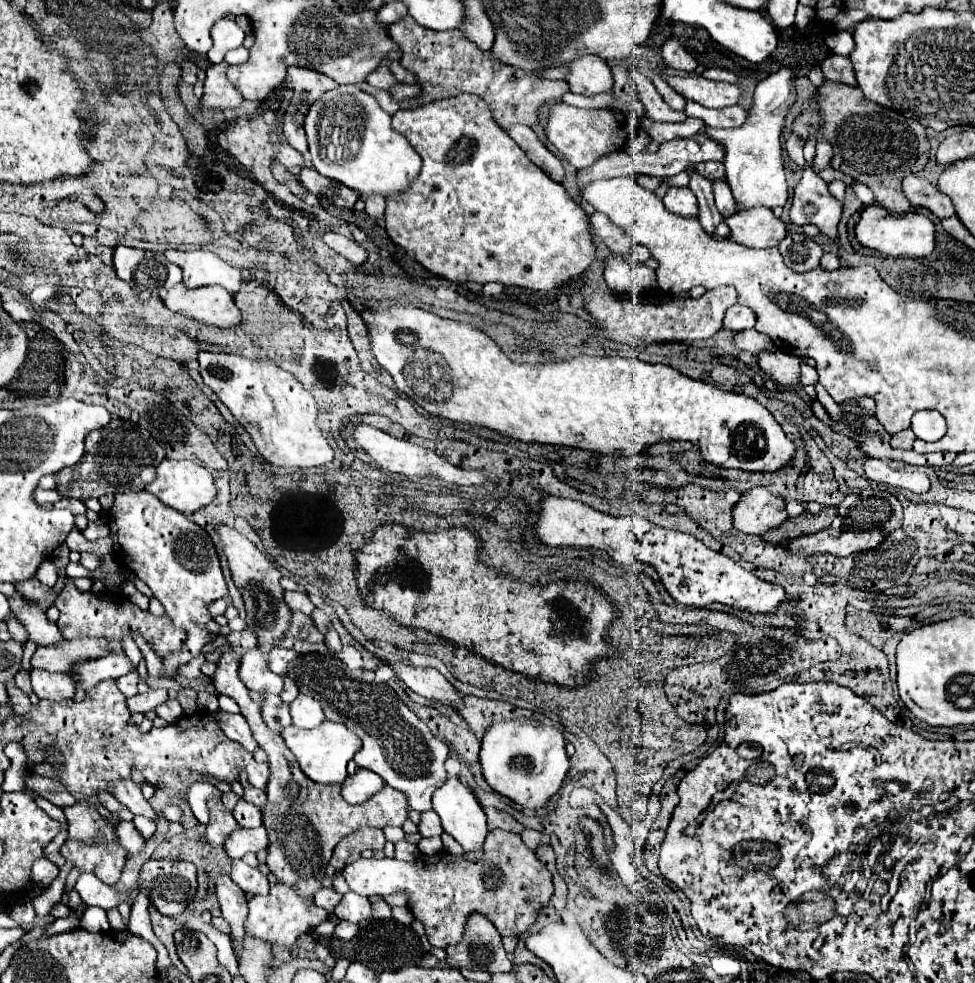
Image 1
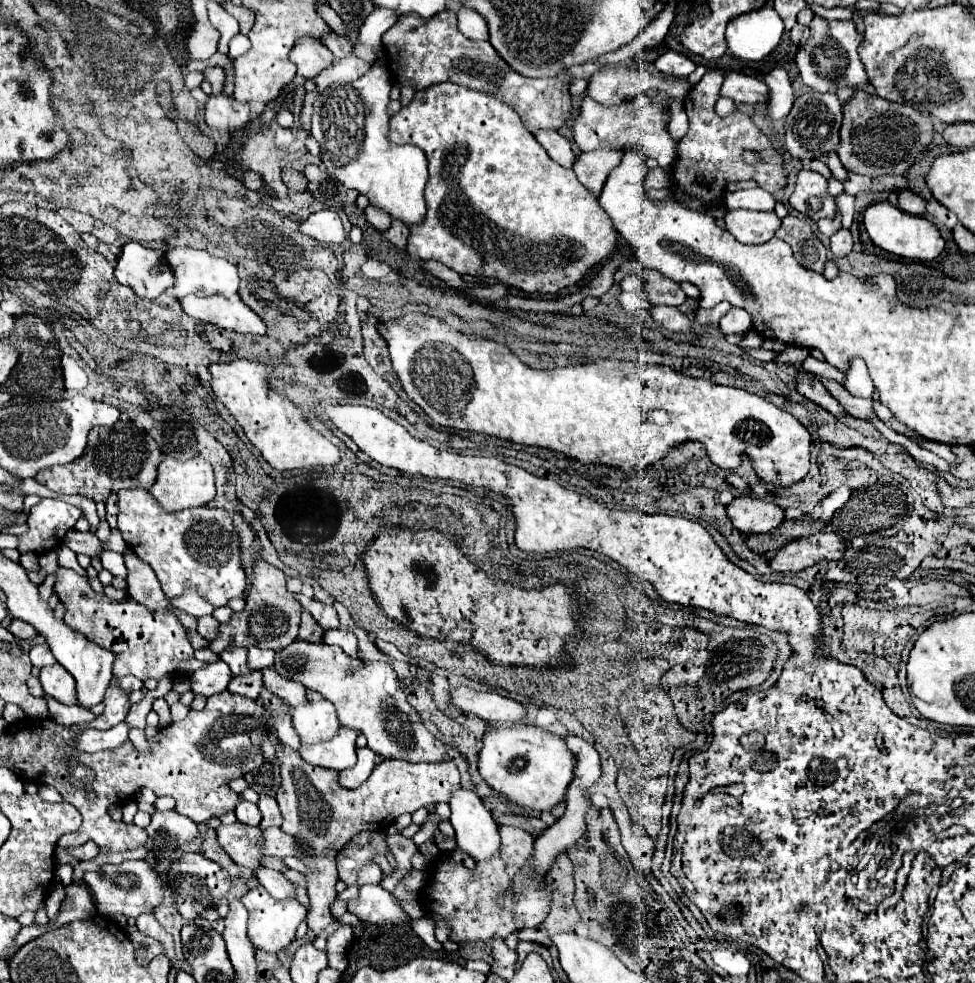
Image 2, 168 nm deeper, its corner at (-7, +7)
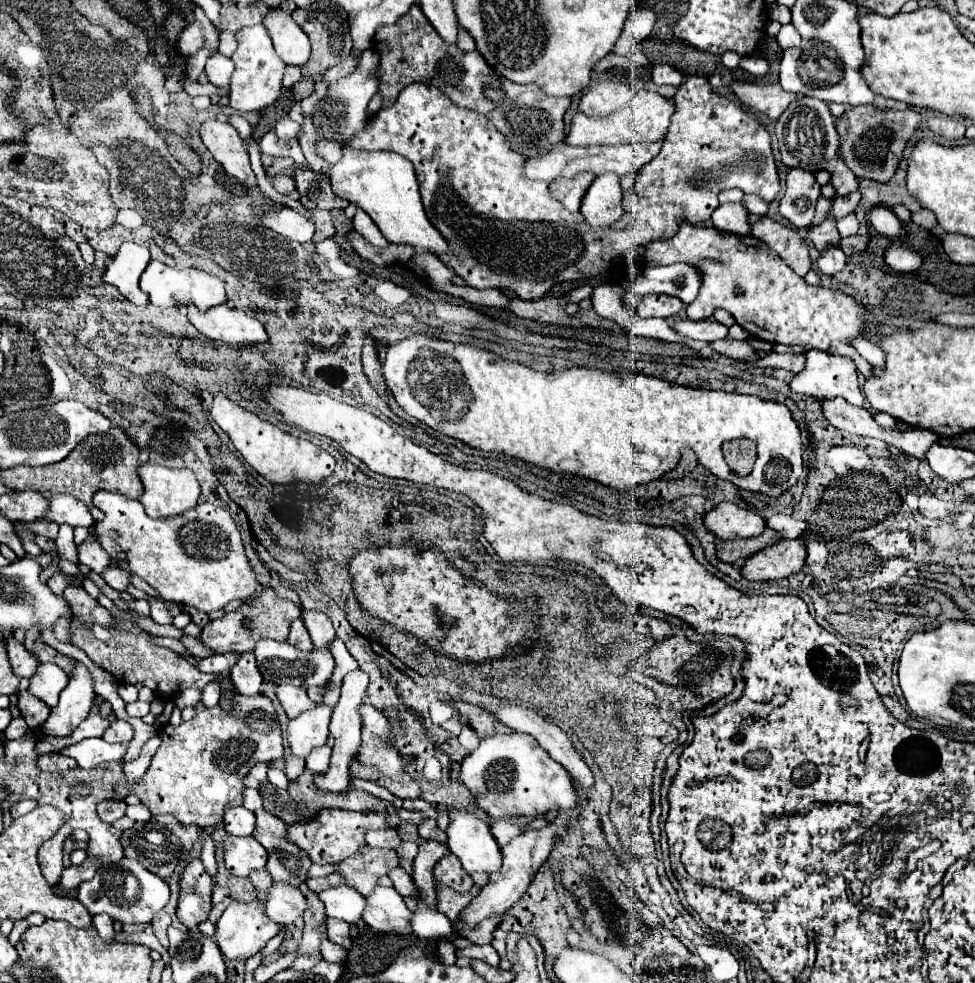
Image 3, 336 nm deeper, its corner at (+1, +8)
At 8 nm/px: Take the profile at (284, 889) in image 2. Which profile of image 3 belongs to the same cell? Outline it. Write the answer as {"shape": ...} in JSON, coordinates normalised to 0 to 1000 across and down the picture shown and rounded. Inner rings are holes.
{"shape":[[[280,897],[274,909],[274,928],[278,936],[288,940],[301,940],[305,932],[311,932],[315,916],[307,903],[301,903],[292,897]]]}

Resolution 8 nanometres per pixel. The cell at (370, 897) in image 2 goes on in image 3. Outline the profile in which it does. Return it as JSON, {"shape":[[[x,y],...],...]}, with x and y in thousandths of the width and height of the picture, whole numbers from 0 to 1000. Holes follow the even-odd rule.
{"shape":[[[385,901],[385,905],[374,916],[376,922],[372,936],[376,942],[385,944],[387,948],[422,950],[422,928],[405,903]]]}

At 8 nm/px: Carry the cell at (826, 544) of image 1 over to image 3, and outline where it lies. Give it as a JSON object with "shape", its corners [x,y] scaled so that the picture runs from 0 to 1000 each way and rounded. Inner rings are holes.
{"shape":[[[822,547],[803,549],[772,564],[760,578],[766,590],[797,590],[817,584],[828,572],[828,555]]]}

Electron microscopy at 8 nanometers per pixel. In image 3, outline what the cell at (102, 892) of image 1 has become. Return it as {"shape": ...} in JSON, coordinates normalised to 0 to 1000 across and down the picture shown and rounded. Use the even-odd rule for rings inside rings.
{"shape":[[[126,873],[120,879],[102,881],[97,891],[81,901],[79,916],[93,932],[108,928],[124,940],[153,940],[157,932],[173,918],[173,901],[161,889],[147,883],[141,875]]]}

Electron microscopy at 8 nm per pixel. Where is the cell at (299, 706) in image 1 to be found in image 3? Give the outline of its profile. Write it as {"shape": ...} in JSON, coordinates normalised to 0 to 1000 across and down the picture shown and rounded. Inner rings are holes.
{"shape":[[[325,716],[323,720],[298,730],[294,737],[294,755],[301,767],[315,771],[323,759],[331,759],[337,749],[339,720],[335,716]]]}

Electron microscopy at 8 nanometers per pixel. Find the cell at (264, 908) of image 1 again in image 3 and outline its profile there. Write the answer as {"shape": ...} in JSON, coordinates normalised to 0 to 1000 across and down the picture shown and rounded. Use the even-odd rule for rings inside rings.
{"shape":[[[270,914],[245,916],[245,918],[237,918],[231,924],[229,932],[221,940],[221,952],[218,952],[218,956],[227,964],[231,977],[245,977],[245,975],[253,977],[257,973],[262,973],[280,952],[284,952],[288,944],[290,944],[290,940],[280,938],[274,932],[274,928],[272,928],[272,916]]]}

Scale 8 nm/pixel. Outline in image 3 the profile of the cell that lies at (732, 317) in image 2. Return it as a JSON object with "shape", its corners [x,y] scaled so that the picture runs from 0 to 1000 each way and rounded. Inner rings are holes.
{"shape":[[[725,323],[725,326],[715,326],[715,328],[694,328],[692,334],[690,334],[694,340],[701,340],[705,344],[711,344],[711,346],[721,346],[721,348],[731,348],[731,346],[739,346],[746,342],[748,334],[731,323]]]}

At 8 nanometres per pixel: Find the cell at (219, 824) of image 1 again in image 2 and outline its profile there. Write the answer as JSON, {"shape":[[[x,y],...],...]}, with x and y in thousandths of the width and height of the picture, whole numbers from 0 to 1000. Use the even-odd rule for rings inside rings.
{"shape":[[[249,837],[227,839],[223,843],[225,860],[233,870],[247,882],[264,884],[270,872],[270,847],[266,841],[255,841]]]}

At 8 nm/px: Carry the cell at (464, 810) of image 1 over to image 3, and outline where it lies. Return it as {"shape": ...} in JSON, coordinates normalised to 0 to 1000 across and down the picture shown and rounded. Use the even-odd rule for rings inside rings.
{"shape":[[[463,822],[461,834],[458,863],[473,875],[475,883],[479,887],[510,887],[514,883],[514,865],[499,836],[473,822]]]}

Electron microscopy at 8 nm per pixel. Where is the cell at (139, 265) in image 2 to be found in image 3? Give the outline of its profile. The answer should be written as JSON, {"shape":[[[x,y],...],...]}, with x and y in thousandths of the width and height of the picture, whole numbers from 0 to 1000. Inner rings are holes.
{"shape":[[[128,246],[114,262],[114,269],[106,279],[106,287],[120,291],[122,297],[141,311],[151,309],[153,301],[143,293],[143,283],[151,273],[153,264],[155,260],[149,250]]]}

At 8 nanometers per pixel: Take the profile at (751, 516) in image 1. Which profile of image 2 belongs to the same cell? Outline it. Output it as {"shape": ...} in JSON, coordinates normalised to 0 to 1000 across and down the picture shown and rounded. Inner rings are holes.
{"shape":[[[766,504],[756,506],[746,514],[746,526],[750,528],[752,536],[762,544],[789,542],[805,528],[803,520],[795,512],[770,508]]]}

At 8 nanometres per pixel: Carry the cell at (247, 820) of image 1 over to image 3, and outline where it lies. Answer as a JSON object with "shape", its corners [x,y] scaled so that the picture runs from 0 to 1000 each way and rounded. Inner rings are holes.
{"shape":[[[249,820],[231,822],[231,844],[241,850],[257,850],[262,844],[262,828]]]}

